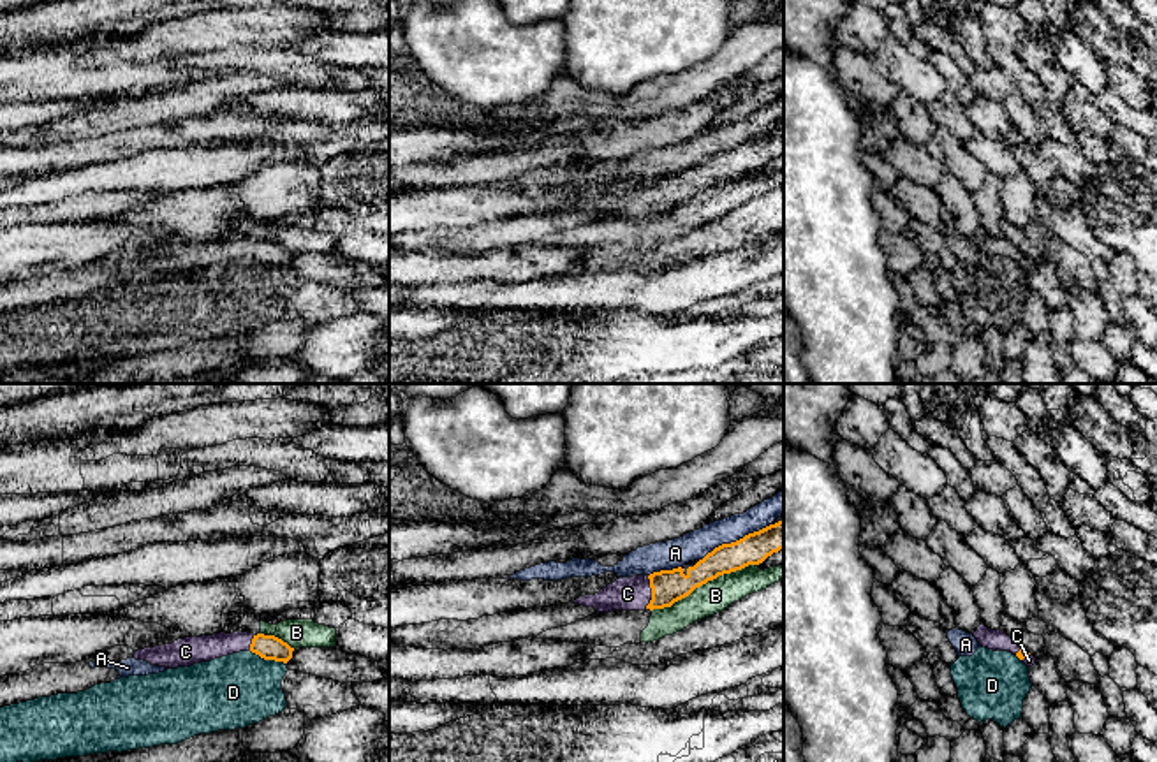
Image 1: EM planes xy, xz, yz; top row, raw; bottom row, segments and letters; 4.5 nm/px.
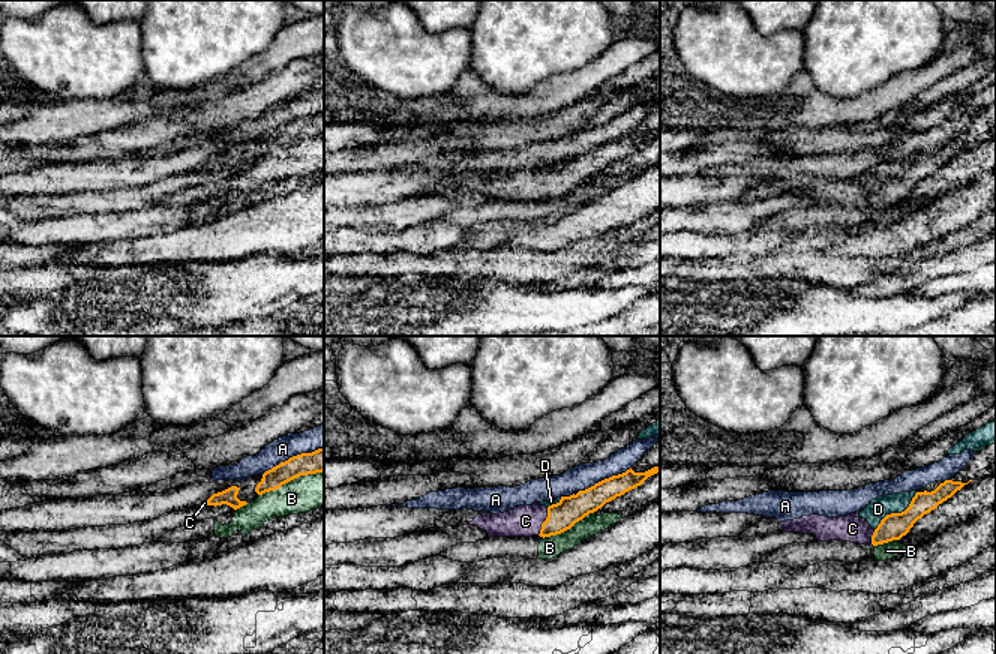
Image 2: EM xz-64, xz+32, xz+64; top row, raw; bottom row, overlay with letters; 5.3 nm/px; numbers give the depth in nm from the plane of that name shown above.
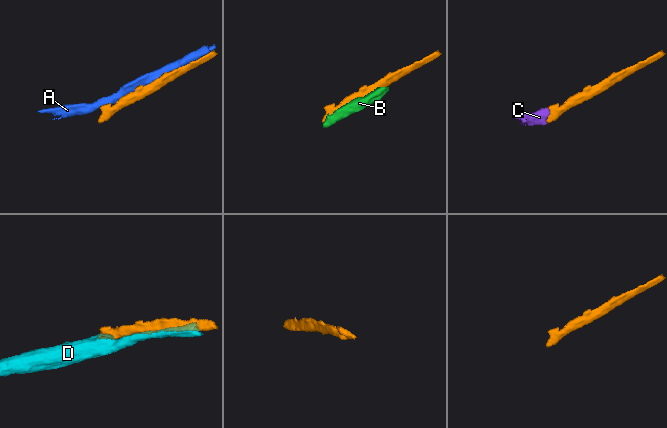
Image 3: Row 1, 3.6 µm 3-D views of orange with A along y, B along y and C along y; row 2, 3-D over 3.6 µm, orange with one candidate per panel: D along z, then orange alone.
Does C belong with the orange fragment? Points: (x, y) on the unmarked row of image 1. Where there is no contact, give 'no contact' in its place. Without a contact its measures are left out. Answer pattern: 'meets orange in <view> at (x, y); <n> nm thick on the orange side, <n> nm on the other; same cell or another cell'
meets orange in xz at (652, 197); 160 nm thick on the orange side, 160 nm on the other; same cell

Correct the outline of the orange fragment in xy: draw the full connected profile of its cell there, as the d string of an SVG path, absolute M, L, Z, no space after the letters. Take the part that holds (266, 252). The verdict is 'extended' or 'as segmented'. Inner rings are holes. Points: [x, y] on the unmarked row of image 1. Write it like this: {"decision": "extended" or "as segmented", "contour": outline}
{"decision": "extended", "contour": "M220 238L213 241L185 243L174 246L173 250L137 255L134 259L134 264L166 275L178 275L210 267L240 257L252 257L264 266L287 269L292 264L294 253L275 241Z"}

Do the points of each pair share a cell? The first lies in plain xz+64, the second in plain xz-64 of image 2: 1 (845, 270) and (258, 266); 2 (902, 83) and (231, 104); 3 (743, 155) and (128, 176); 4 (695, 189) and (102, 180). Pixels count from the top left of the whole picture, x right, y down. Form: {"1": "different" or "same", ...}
{"1": "different", "2": "different", "3": "different", "4": "same"}

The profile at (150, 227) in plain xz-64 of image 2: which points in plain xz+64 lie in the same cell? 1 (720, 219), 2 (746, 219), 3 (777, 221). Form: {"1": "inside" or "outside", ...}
{"1": "outside", "2": "outside", "3": "outside"}

